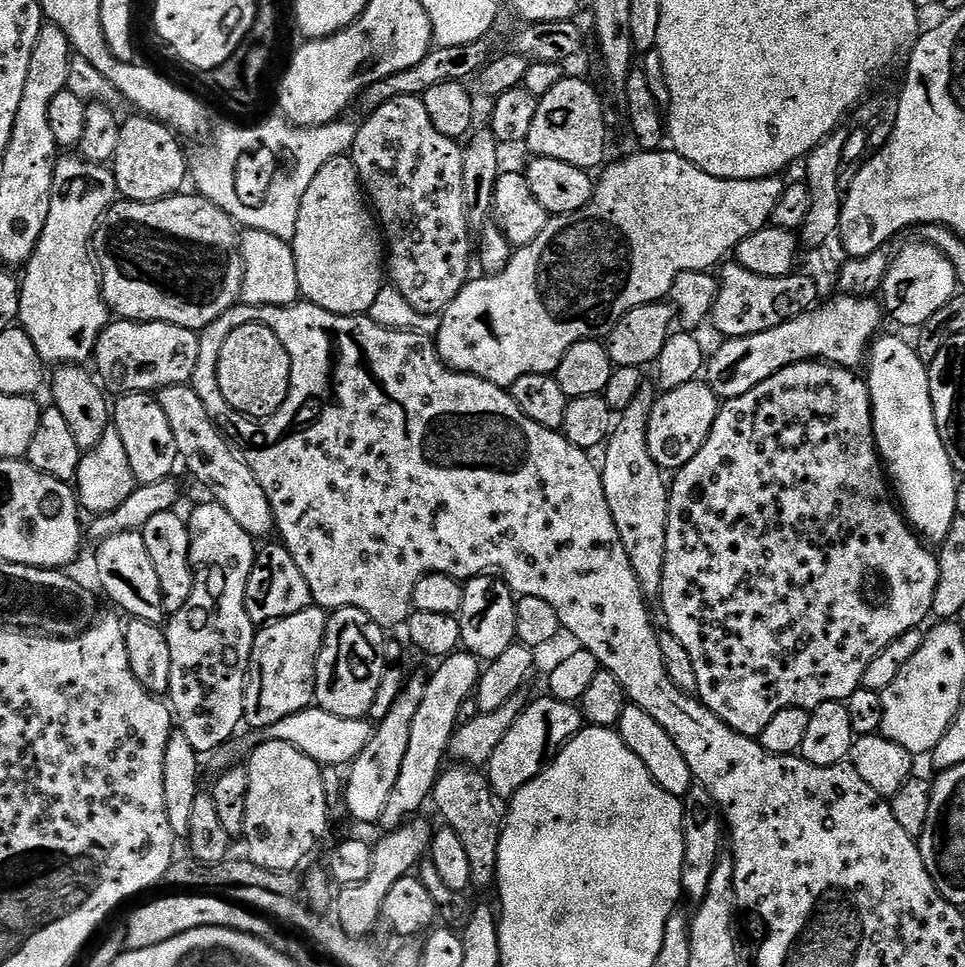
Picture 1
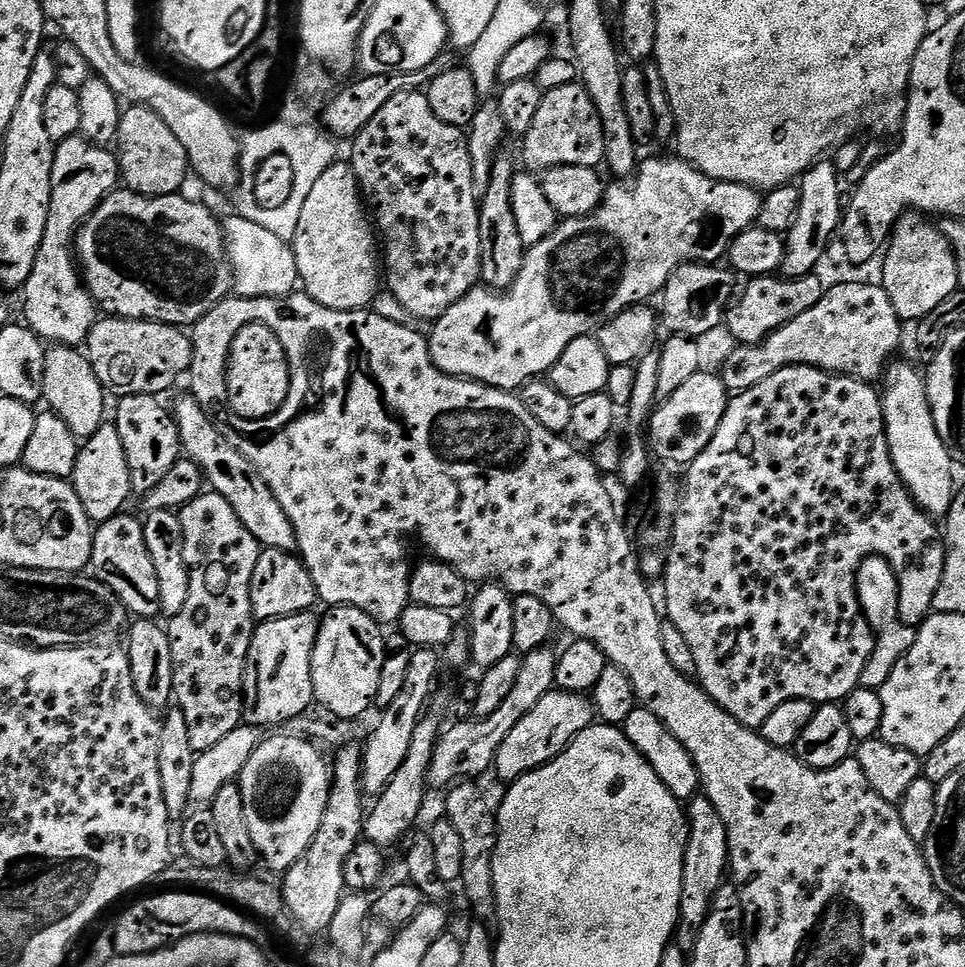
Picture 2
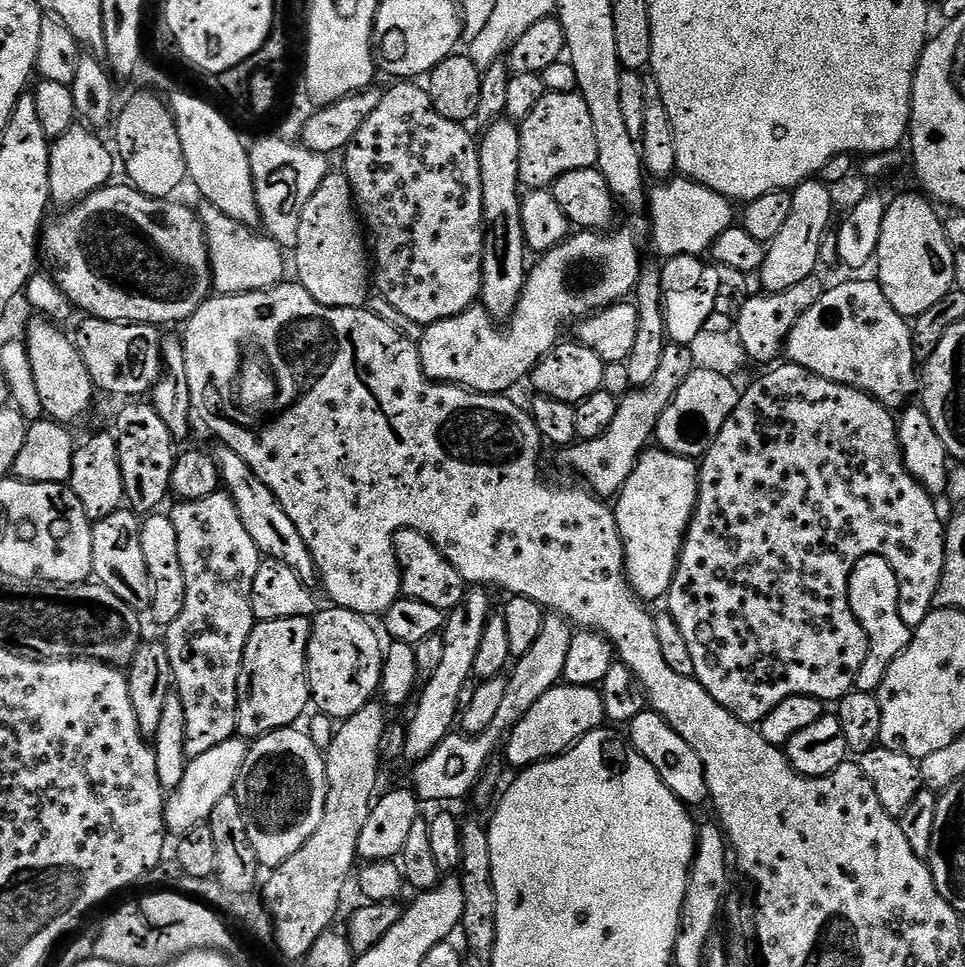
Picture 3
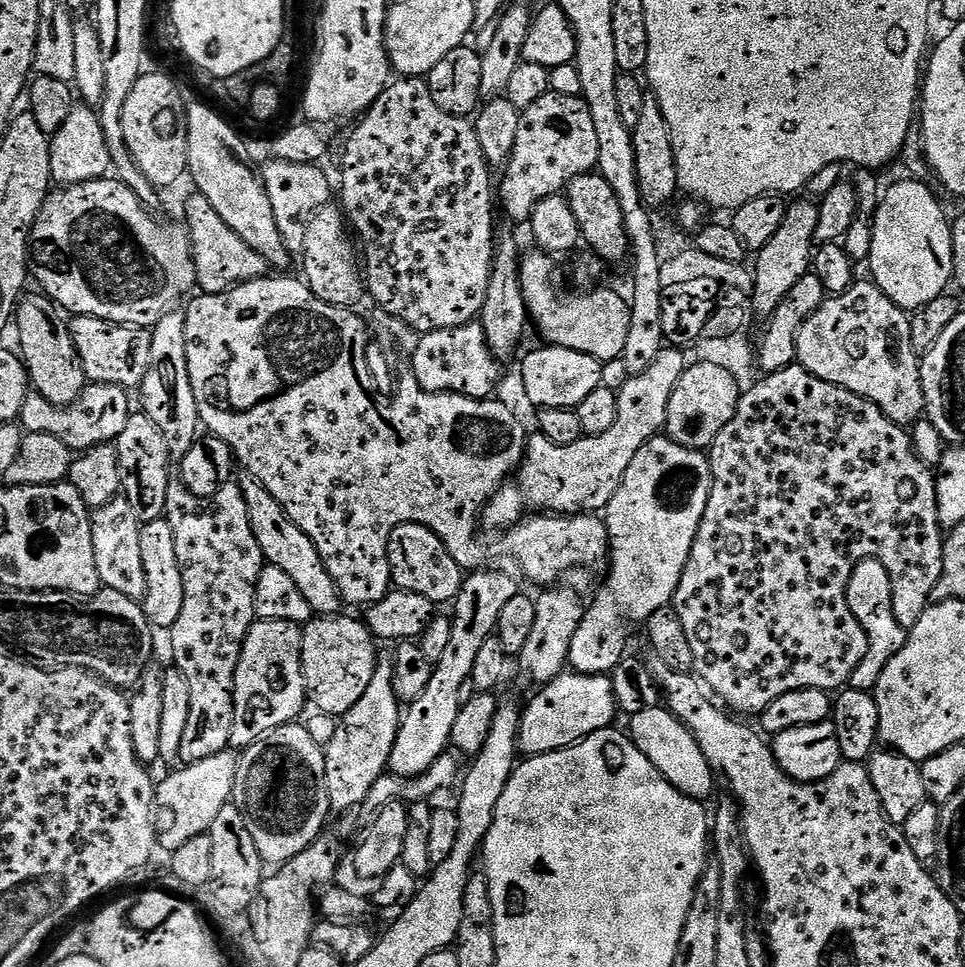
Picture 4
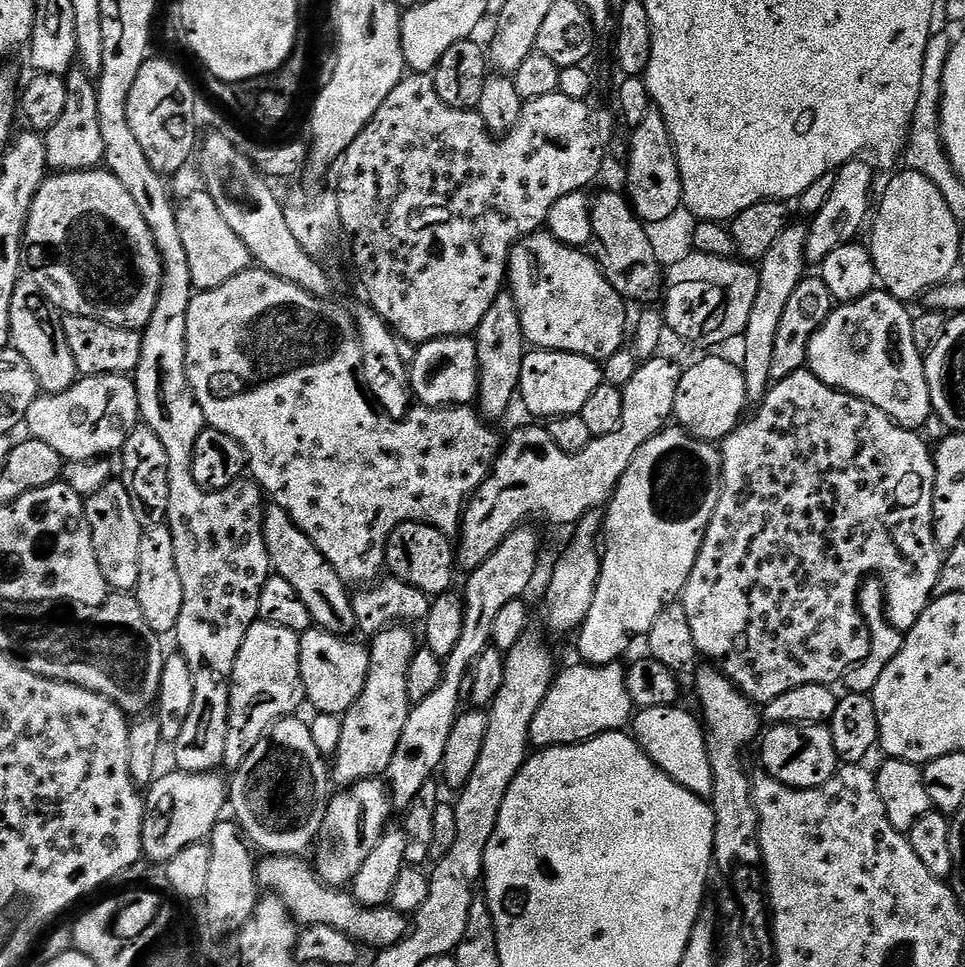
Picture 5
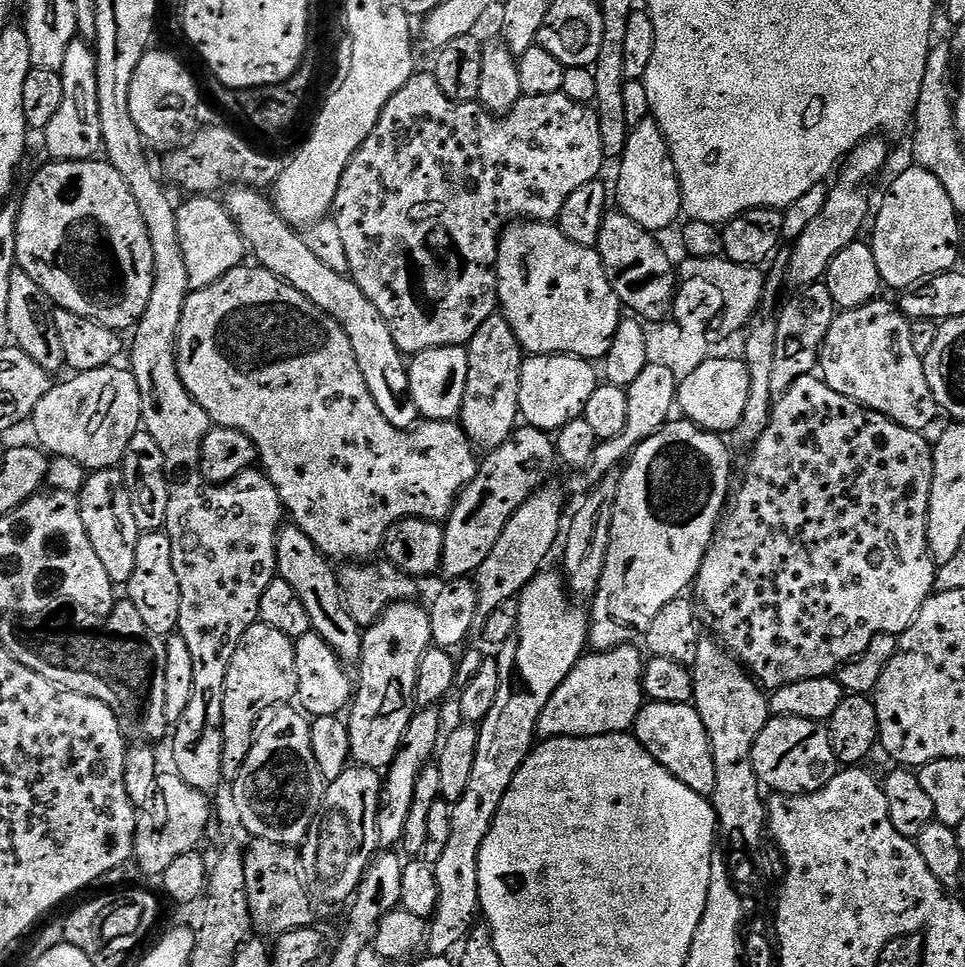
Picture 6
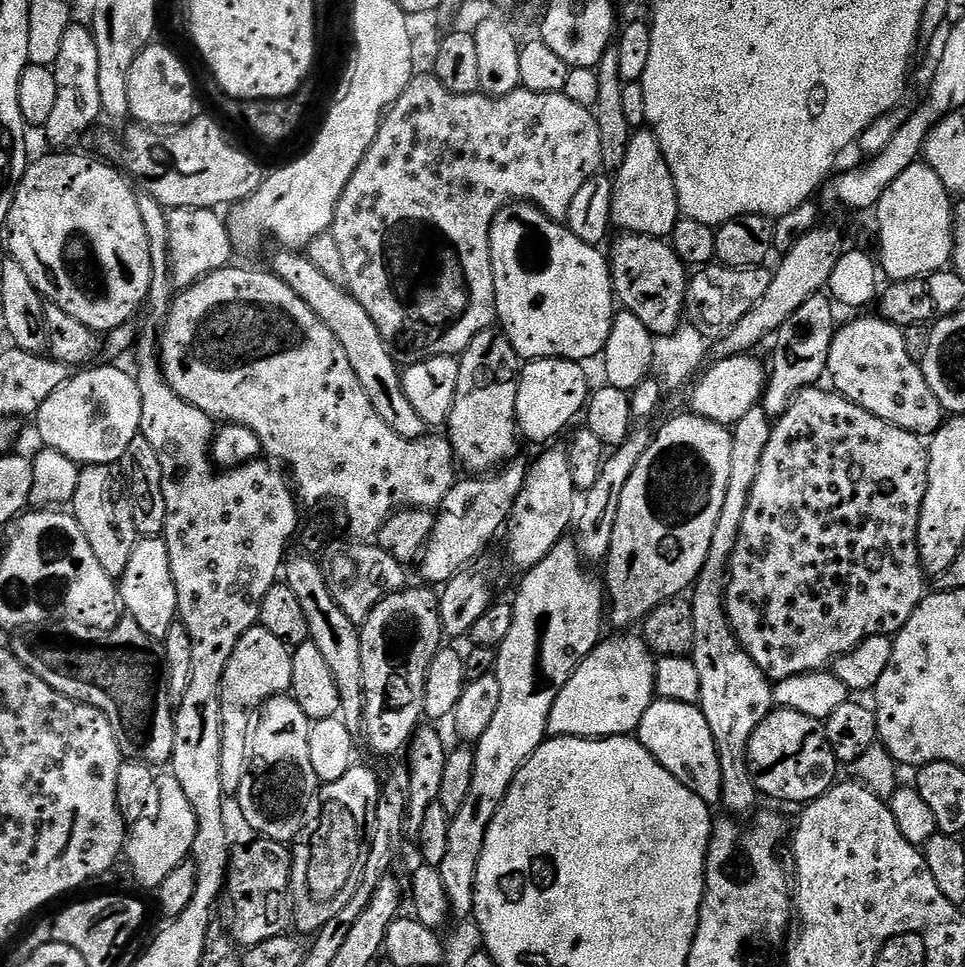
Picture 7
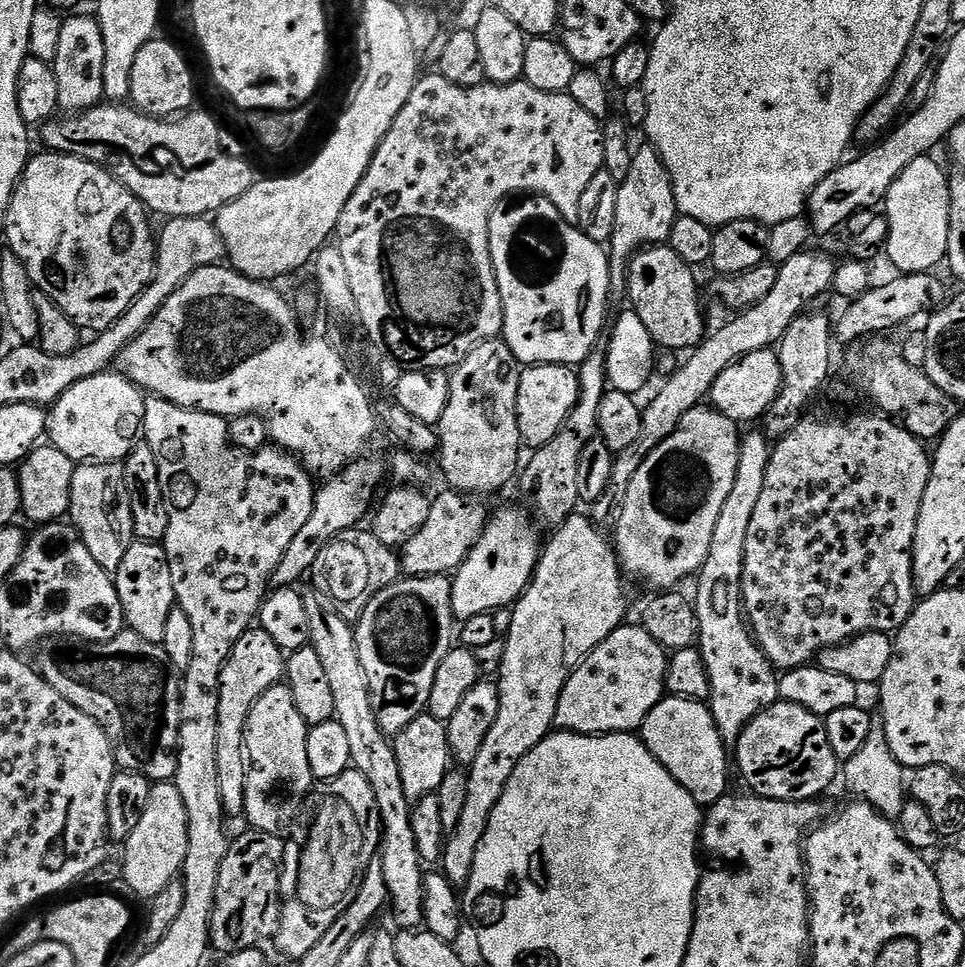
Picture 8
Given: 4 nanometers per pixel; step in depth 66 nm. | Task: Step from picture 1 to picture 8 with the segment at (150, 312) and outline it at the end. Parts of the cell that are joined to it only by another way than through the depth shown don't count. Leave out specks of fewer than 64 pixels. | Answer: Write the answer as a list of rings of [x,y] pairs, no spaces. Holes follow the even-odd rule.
[[[51,150],[41,151],[41,156],[33,155],[29,159],[28,165],[25,166],[23,174],[20,175],[20,181],[16,184],[16,189],[12,195],[12,201],[6,214],[6,226],[2,229],[2,236],[8,239],[7,247],[18,258],[22,258],[22,266],[26,266],[26,274],[30,274],[33,285],[39,291],[42,291],[57,304],[62,311],[75,322],[77,328],[87,330],[92,328],[93,333],[106,330],[122,314],[126,314],[129,306],[142,294],[142,290],[152,281],[152,274],[156,266],[156,241],[154,239],[154,228],[148,225],[150,219],[140,199],[130,191],[125,184],[121,184],[112,173],[100,168],[94,162],[83,160],[81,156],[67,156],[64,152],[54,152]]]

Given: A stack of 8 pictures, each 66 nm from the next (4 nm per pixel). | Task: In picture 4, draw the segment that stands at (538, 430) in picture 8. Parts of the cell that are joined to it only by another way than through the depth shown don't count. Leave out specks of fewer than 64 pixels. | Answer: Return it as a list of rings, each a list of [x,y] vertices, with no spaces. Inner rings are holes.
[[[539,346],[520,364],[520,380],[524,383],[524,392],[536,410],[542,408],[571,408],[575,409],[596,388],[601,387],[604,365],[601,361],[590,358],[590,354],[582,354],[578,350]]]

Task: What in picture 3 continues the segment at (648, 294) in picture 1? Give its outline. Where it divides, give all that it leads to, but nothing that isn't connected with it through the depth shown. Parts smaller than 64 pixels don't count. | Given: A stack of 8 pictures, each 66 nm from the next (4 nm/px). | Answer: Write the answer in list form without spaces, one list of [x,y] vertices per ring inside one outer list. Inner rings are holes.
[[[672,178],[651,189],[647,211],[652,212],[652,244],[664,255],[703,257],[711,253],[712,243],[728,228],[733,227],[733,201],[710,190],[705,184],[687,178]],[[577,231],[549,252],[543,253],[539,257],[540,264],[531,265],[524,293],[510,321],[512,329],[509,330],[508,336],[483,306],[473,306],[454,318],[427,325],[418,343],[422,366],[429,380],[441,384],[454,384],[467,388],[469,392],[507,393],[507,388],[514,387],[523,376],[525,379],[536,363],[561,343],[560,331],[563,330],[564,324],[579,322],[601,312],[611,304],[621,303],[625,298],[631,297],[635,293],[636,283],[640,281],[640,248],[630,233],[612,231]]]

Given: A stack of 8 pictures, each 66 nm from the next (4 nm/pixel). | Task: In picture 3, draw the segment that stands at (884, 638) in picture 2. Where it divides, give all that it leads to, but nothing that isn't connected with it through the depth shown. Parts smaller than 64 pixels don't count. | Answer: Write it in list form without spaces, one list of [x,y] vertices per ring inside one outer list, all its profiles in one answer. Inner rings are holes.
[[[863,556],[858,558],[848,583],[848,601],[854,610],[854,618],[866,630],[868,653],[866,662],[862,662],[862,670],[856,675],[855,691],[875,693],[880,687],[882,678],[886,678],[886,670],[890,670],[890,662],[906,650],[912,641],[913,629],[902,622],[900,613],[900,583],[890,566],[890,562],[881,556]]]

